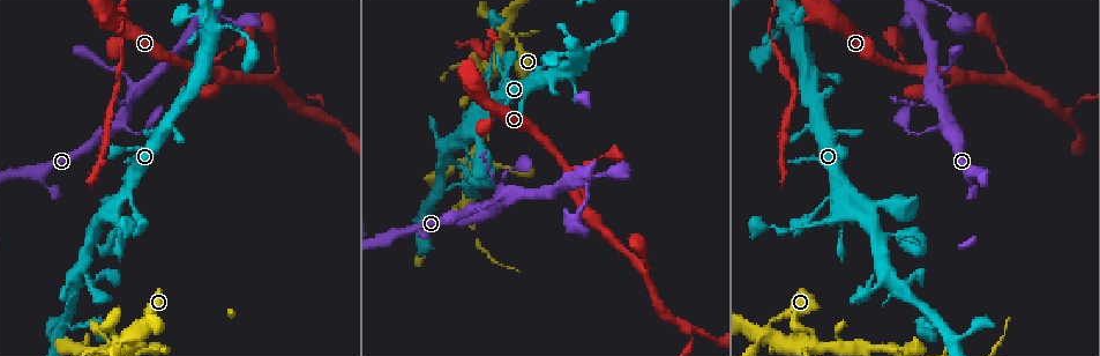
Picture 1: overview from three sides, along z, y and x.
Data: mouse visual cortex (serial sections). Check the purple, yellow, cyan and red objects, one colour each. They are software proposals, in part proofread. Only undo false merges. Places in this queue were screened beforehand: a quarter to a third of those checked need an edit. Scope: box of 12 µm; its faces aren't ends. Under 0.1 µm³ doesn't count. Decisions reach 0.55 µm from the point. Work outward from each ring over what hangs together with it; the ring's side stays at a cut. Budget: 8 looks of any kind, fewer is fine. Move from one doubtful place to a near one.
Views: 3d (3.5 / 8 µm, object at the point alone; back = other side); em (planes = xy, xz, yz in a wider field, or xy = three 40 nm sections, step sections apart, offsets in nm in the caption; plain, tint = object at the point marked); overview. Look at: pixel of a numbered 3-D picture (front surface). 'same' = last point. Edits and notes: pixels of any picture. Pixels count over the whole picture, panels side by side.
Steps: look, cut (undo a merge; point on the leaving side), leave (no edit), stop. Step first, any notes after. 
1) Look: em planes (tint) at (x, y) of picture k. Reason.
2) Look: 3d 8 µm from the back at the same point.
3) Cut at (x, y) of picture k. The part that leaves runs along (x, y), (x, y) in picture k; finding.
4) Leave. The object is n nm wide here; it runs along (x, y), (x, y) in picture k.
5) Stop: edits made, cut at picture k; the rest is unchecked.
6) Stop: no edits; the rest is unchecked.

Look: 3d 3.5 µm at (765, 331) of picture 1.

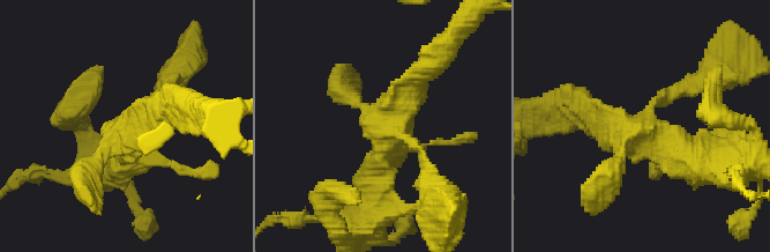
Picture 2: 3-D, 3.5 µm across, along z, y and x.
Look: em xy step 5 (tint) at (393, 129) of picture 2. Now the EM.

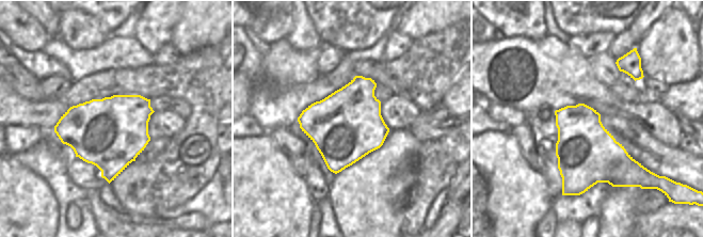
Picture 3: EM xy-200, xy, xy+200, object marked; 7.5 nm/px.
Leave. It runs along (169, 86), (112, 164) in picture 2; continuous, no second cell.

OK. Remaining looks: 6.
Look: 3d 8 µm at (828, 219) of picture 1. Thick turns thin.

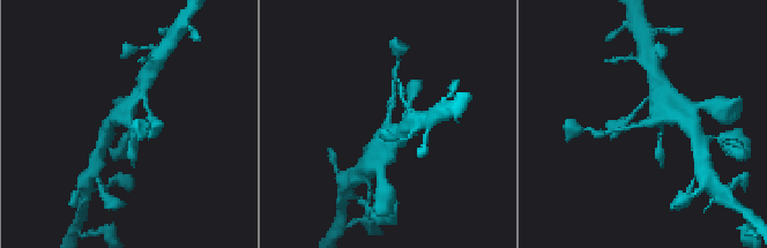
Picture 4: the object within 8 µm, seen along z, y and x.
Look: 3d 3.5 µm at (385, 122) of picture 4. Closer look.

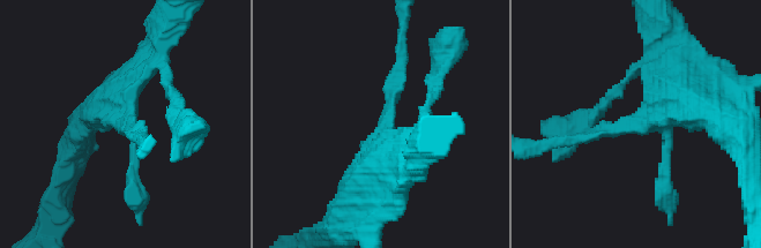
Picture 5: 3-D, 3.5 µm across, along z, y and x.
Look: em xy step 2 (tint) at (126, 119) of picture 5. Now the EM.

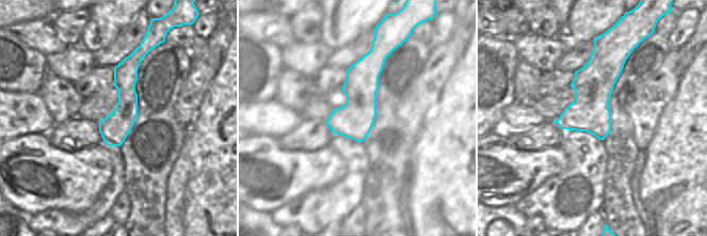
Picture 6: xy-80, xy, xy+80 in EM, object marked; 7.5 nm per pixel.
Leave. The arms are 200, 400 nm wide; it runs along (138, 51), (111, 143) in picture 6; all the same cell.

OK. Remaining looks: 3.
Look: 3d 8 µm from the back at (913, 69) of picture 1. A fork.

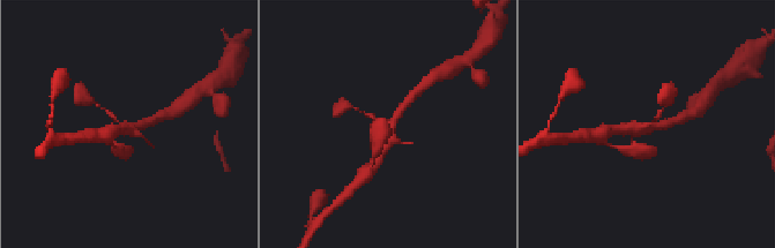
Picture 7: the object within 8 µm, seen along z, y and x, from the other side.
Look: em xy step 3 (tint) at (390, 125) of picture 7. Need the tissue.

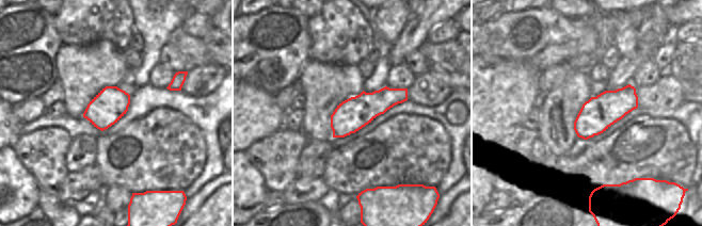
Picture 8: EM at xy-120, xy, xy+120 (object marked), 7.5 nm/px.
Leave. One cell here.

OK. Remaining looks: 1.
Stop: no edits; the rest is unchecked.

